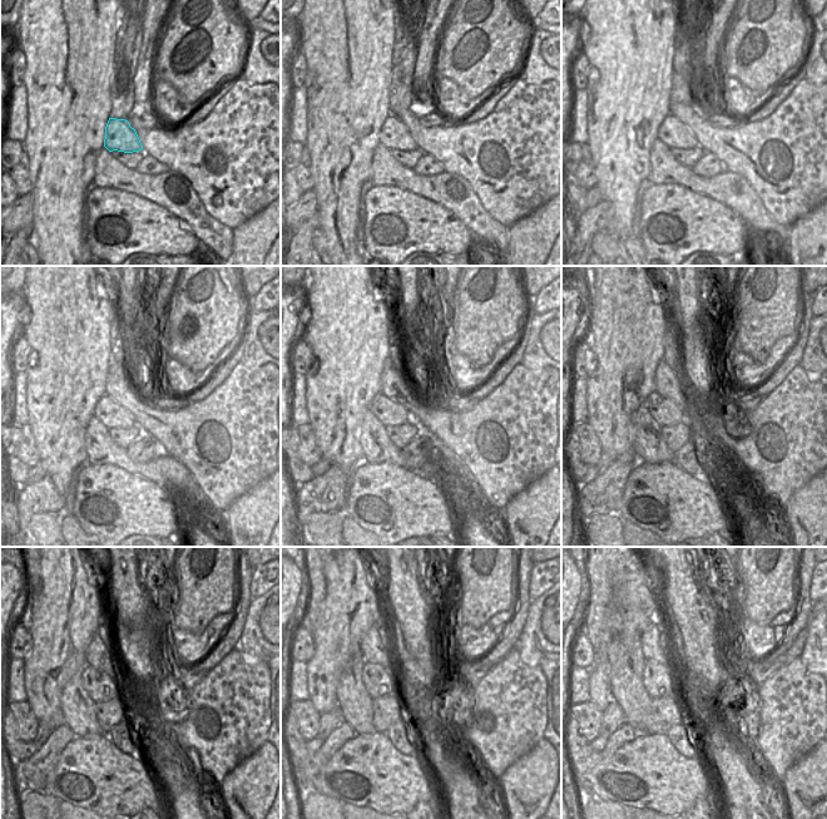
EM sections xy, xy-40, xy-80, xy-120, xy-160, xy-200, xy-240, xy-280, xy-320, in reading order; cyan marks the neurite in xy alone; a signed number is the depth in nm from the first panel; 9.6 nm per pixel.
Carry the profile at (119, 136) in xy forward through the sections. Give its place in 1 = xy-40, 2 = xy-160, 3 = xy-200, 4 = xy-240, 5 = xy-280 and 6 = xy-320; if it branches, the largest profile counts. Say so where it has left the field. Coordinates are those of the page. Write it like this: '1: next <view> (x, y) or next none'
1: next xy-40 (394, 134)
2: next xy-160 (390, 413)
3: next xy-200 (665, 412)
4: next xy-240 (100, 687)
5: next xy-280 (376, 679)
6: next xy-320 (658, 679)

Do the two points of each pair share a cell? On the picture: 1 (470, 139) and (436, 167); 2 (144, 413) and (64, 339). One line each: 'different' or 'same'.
1: different
2: different

